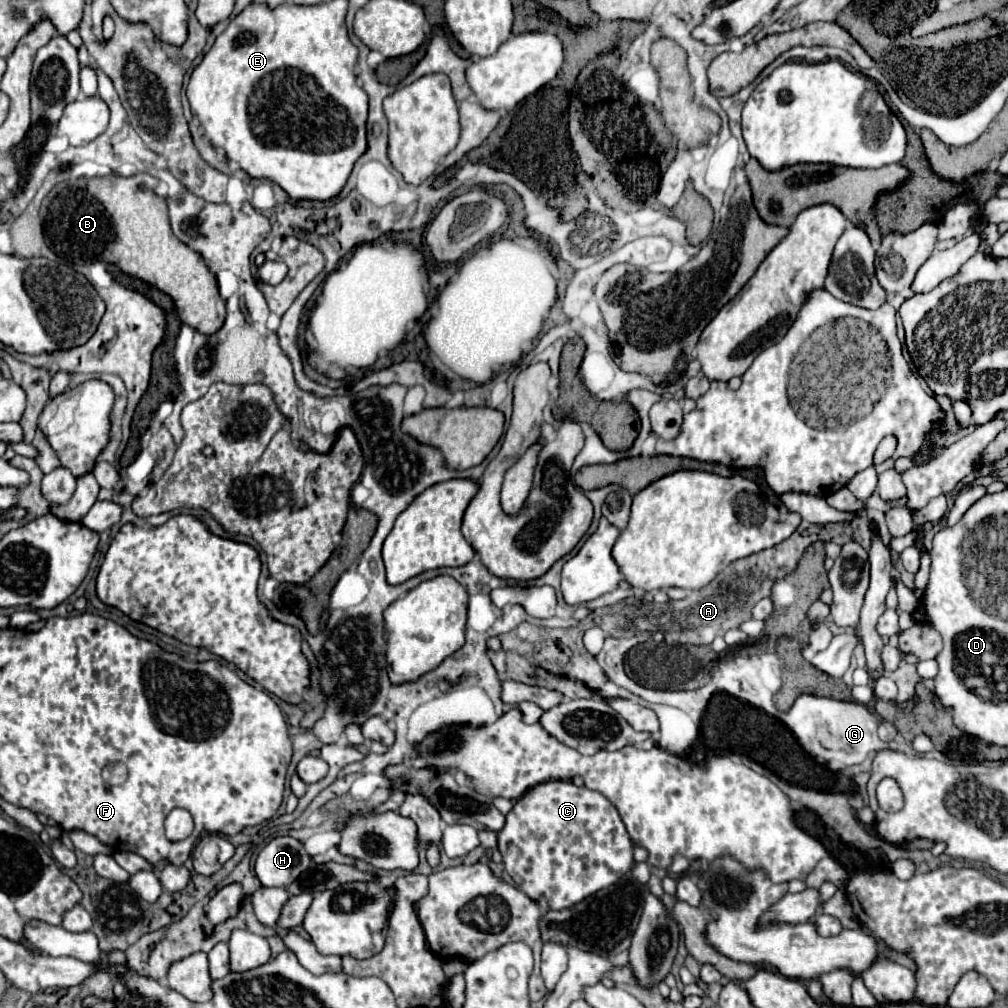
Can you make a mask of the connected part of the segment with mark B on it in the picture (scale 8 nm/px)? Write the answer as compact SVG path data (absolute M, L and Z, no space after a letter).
M140 173L134 177L104 177L58 183L42 201L40 219L46 245L60 259L84 265L86 261L114 263L126 275L142 279L170 295L178 319L198 333L214 335L226 319L226 305L202 257L180 243L168 221L168 205L152 189L158 179Z

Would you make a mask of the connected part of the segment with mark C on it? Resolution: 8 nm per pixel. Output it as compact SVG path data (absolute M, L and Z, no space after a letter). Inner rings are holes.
M548 781L526 791L514 809L506 815L506 825L498 833L498 849L504 857L504 867L516 887L524 891L546 913L550 909L568 909L588 895L614 885L634 867L634 843L618 815L618 809L598 791L576 787L572 781Z

